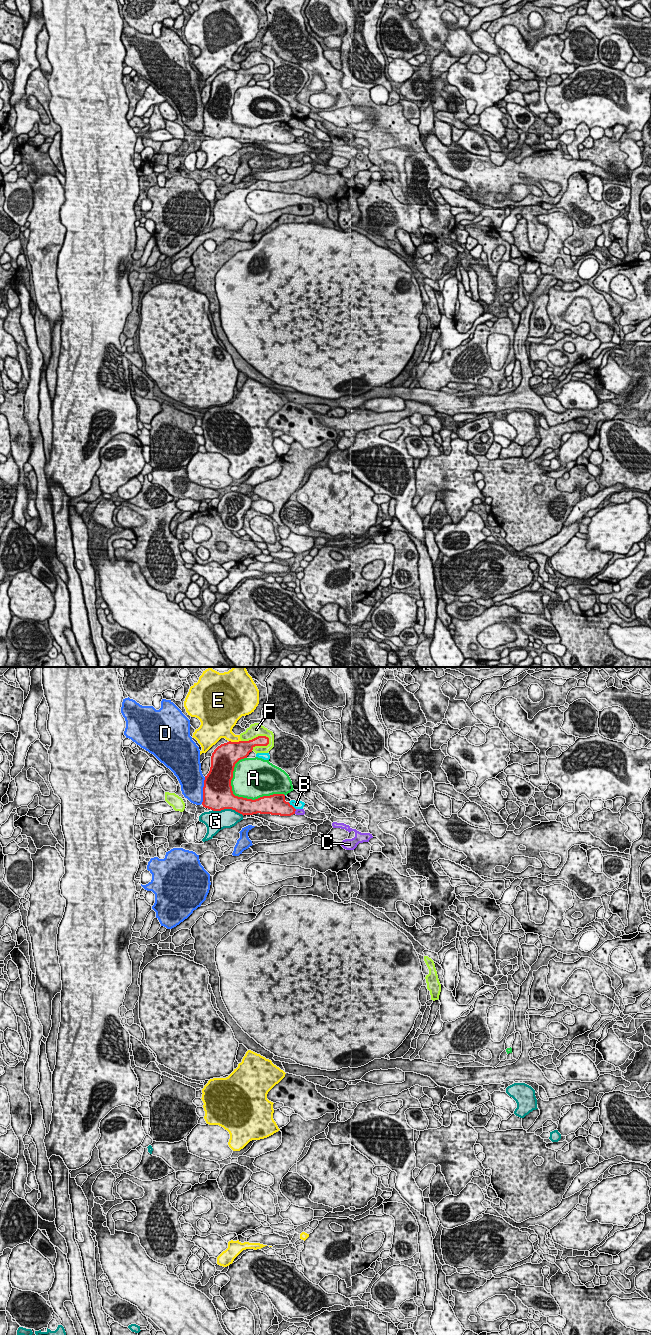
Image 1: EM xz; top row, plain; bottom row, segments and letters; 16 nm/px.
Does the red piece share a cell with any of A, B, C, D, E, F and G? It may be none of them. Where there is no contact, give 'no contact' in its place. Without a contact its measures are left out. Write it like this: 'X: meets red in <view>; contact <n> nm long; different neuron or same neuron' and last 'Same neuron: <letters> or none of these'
A: meets red in xz; contact 950 nm long; different neuron
B: meets red in xz; contact 170 nm long; different neuron
C: meets red in xz; contact 90 nm long; different neuron
D: meets red in xz; contact 440 nm long; different neuron
E: meets red in xz; contact 190 nm long; different neuron
F: meets red in xz; contact 460 nm long; different neuron
G: meets red in xz; contact 500 nm long; different neuron
Same neuron: none of these

